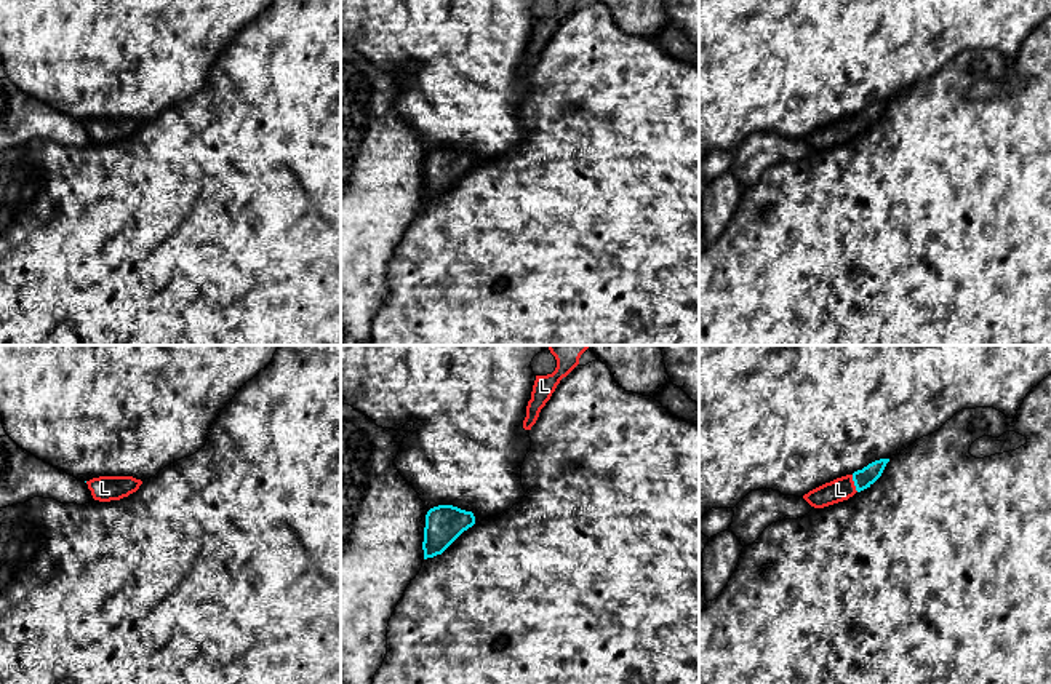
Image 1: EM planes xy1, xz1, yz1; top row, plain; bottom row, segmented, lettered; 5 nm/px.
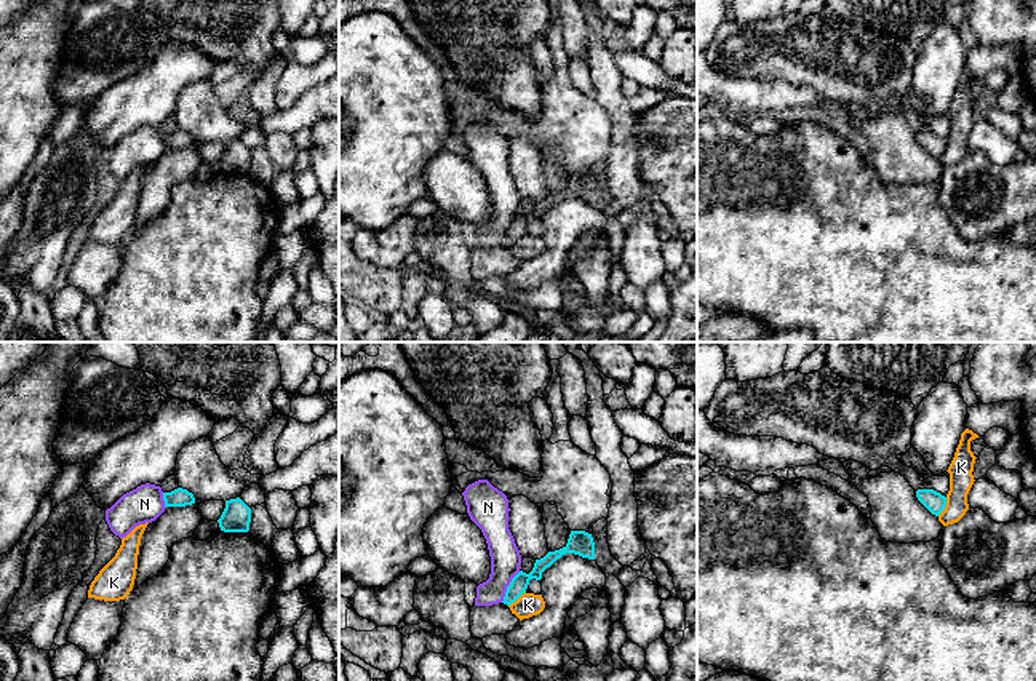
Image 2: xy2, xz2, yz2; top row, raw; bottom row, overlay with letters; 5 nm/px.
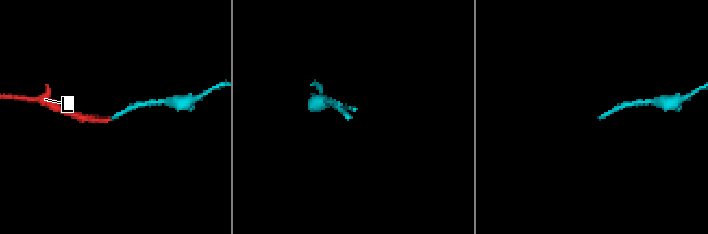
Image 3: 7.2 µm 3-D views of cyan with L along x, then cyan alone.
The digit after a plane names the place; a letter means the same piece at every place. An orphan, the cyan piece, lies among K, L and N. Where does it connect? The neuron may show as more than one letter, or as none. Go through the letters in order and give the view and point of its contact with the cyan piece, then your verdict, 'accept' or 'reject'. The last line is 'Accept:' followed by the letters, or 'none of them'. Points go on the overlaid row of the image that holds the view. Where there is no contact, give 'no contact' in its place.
K: yz2 (944, 507) | reject
L: yz1 (855, 483) | accept
N: xz2 (507, 587) | reject
Accept: L

